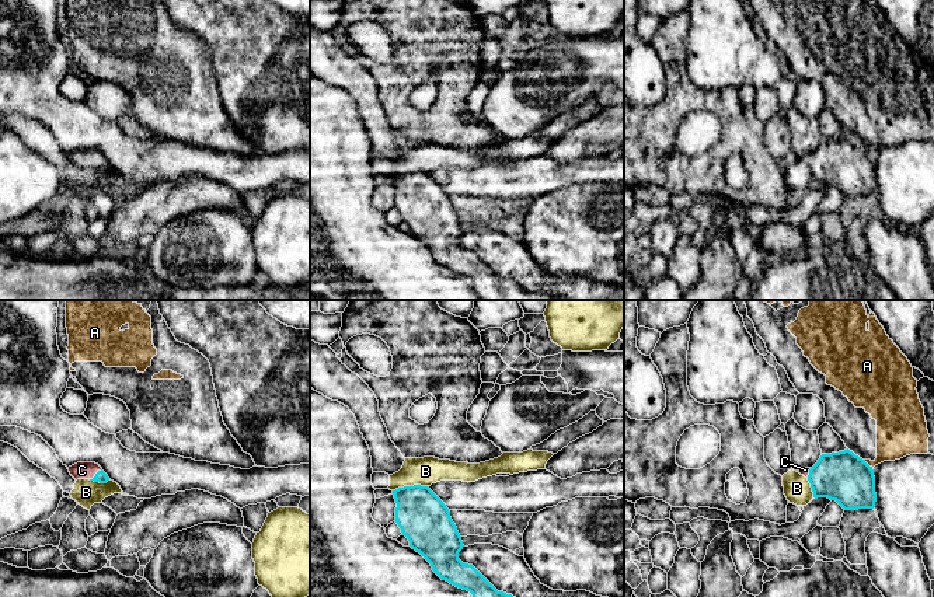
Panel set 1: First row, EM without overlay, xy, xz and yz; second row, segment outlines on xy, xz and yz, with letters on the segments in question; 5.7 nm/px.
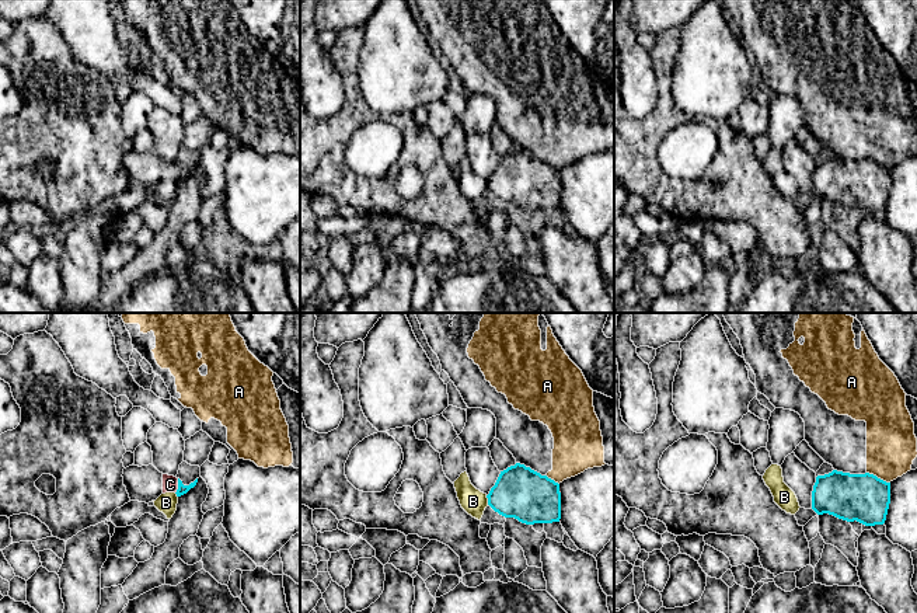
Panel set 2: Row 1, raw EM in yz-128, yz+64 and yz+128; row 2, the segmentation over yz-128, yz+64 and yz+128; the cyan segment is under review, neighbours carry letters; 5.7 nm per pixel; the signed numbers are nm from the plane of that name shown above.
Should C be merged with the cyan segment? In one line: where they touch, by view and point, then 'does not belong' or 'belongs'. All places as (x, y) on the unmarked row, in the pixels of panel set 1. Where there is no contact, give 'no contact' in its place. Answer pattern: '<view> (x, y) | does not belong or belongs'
xy (96, 160) | belongs

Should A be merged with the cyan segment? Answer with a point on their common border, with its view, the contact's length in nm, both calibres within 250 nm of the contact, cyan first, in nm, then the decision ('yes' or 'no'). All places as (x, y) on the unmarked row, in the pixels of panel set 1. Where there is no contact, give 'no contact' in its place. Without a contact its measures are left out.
yz (867, 150) | 70 nm | 280/260 nm | no

